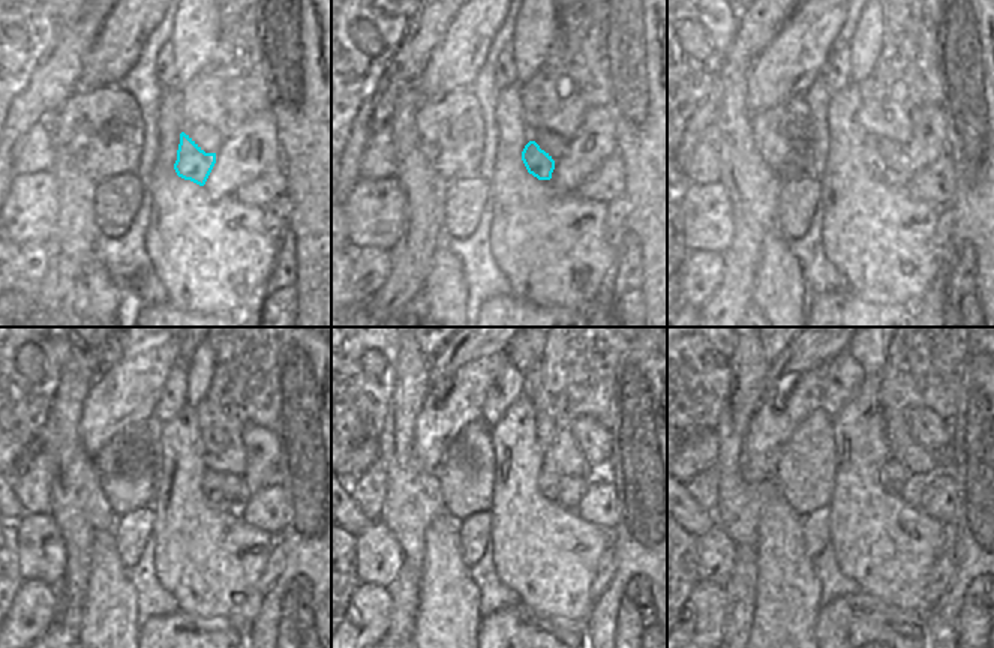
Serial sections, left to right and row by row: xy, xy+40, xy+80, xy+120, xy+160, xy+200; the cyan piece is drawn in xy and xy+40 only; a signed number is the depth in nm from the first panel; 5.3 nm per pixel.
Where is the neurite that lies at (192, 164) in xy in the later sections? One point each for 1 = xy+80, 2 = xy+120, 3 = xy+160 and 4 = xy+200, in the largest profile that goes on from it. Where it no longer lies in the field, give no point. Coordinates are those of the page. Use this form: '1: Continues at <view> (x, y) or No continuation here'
1: Continues at xy+80 (873, 159)
2: Continues at xy+120 (212, 480)
3: Continues at xy+160 (547, 482)
4: Continues at xy+200 (894, 476)

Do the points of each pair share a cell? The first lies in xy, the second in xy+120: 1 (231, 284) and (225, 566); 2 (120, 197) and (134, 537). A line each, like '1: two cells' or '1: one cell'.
1: one cell
2: one cell

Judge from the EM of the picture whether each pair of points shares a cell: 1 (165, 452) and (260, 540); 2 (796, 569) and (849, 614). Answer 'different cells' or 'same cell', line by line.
1: same cell
2: different cells

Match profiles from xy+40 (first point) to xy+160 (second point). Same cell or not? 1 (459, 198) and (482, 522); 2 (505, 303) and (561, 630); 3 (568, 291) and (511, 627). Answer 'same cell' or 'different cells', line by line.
1: same cell
2: same cell
3: different cells

